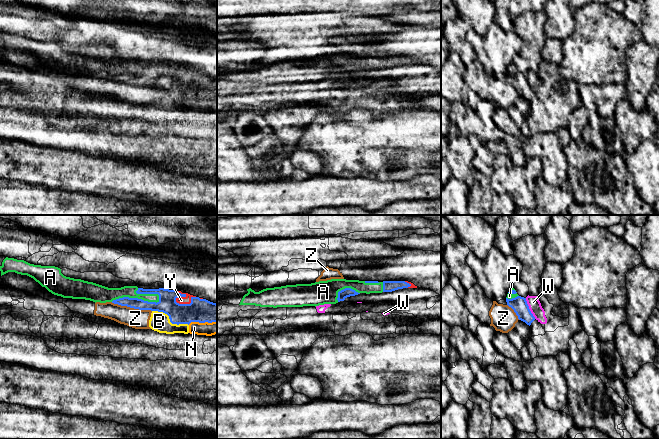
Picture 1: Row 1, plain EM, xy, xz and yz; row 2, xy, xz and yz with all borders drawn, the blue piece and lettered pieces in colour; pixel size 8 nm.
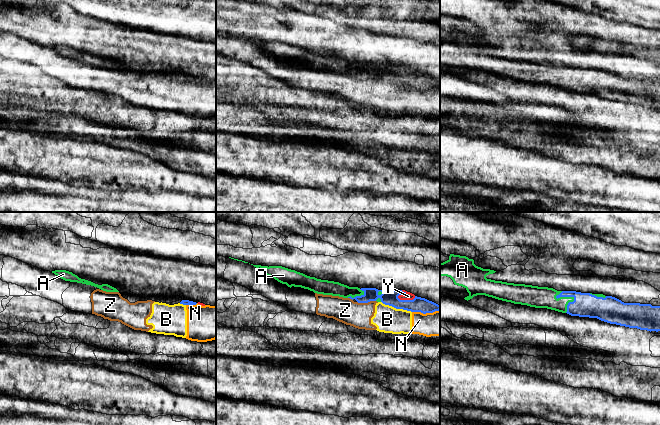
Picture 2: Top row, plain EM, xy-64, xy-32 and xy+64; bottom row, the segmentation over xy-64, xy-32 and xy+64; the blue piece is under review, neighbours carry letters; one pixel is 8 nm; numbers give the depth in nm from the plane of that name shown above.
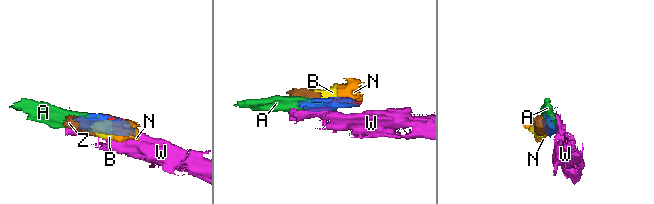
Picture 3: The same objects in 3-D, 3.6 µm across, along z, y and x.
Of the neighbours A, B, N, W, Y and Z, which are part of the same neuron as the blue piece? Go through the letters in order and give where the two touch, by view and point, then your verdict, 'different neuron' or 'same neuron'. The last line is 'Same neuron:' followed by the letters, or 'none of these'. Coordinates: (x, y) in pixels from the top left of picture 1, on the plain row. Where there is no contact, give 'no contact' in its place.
A: xy (137, 74) | same neuron
B: xy (170, 96) | different neuron
N: xy (202, 98) | different neuron
W: yz (528, 84) | different neuron
Y: xy (186, 80) | same neuron
Z: xy (131, 83) | different neuron
Same neuron: A, Y

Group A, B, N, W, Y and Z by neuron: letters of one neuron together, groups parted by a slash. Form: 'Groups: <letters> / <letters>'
Groups: A Y / B N Z / W

